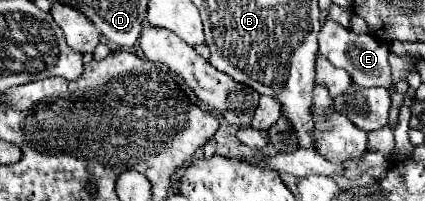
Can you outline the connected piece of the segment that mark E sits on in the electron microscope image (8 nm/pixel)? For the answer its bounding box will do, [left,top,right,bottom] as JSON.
[319,21,393,87]

